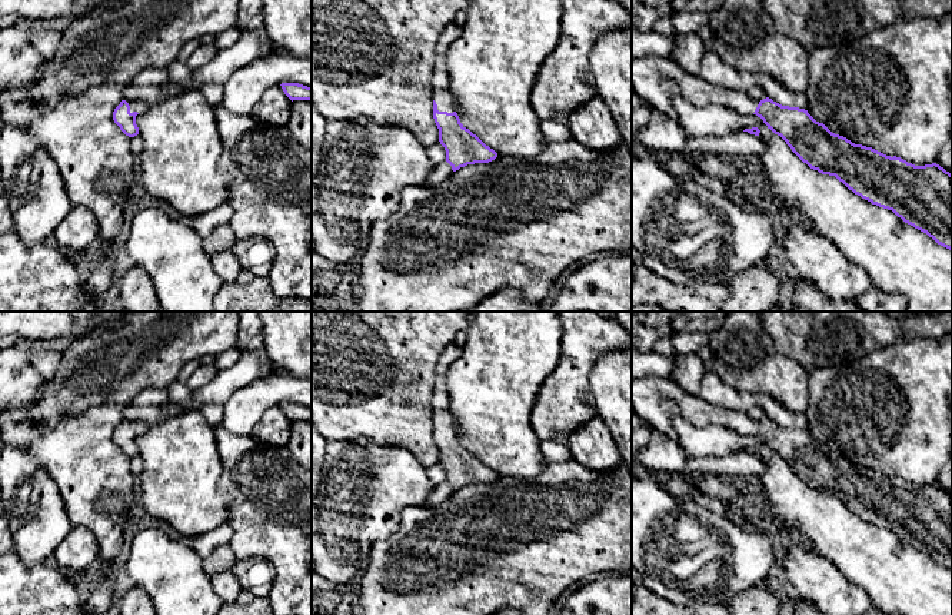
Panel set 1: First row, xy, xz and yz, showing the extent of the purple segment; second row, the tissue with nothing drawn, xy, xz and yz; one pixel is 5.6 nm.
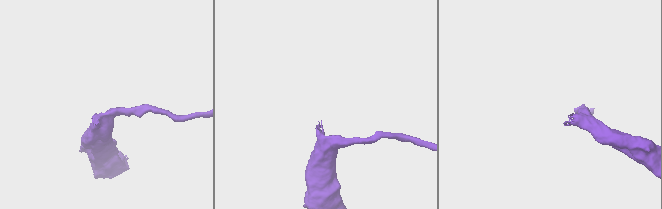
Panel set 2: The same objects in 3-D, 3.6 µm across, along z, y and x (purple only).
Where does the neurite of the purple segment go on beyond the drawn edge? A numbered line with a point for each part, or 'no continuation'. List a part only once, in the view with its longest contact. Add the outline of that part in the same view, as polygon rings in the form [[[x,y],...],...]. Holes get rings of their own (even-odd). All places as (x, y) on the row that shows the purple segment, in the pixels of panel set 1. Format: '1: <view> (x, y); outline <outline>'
1: xz (440, 79); outline [[[452,21],[440,33],[436,41],[436,60],[432,73],[433,100],[439,112],[453,113],[457,109],[457,102],[450,92],[450,76],[447,72],[449,46],[457,39],[462,29]]]

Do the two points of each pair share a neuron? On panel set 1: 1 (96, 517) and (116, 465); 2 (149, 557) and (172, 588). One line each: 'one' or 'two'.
1: one
2: one

